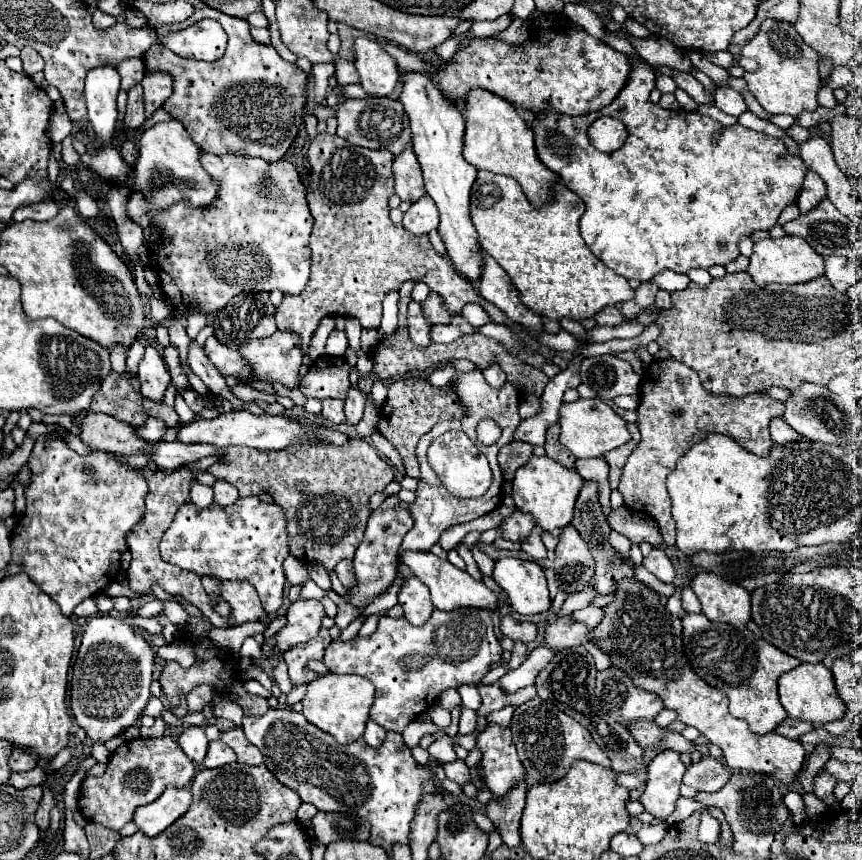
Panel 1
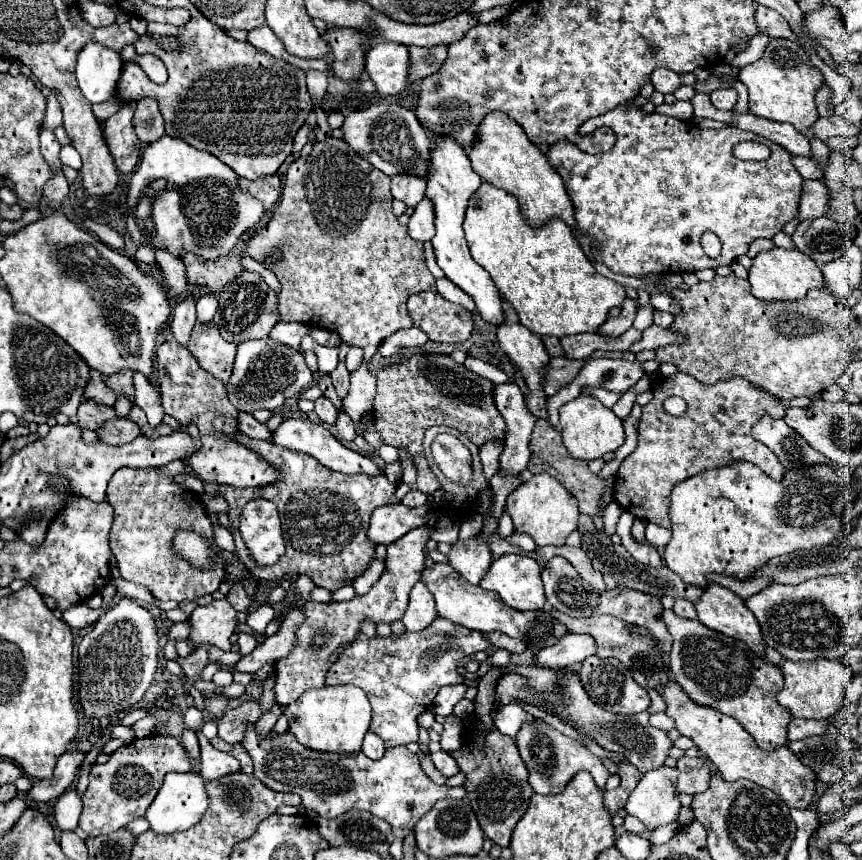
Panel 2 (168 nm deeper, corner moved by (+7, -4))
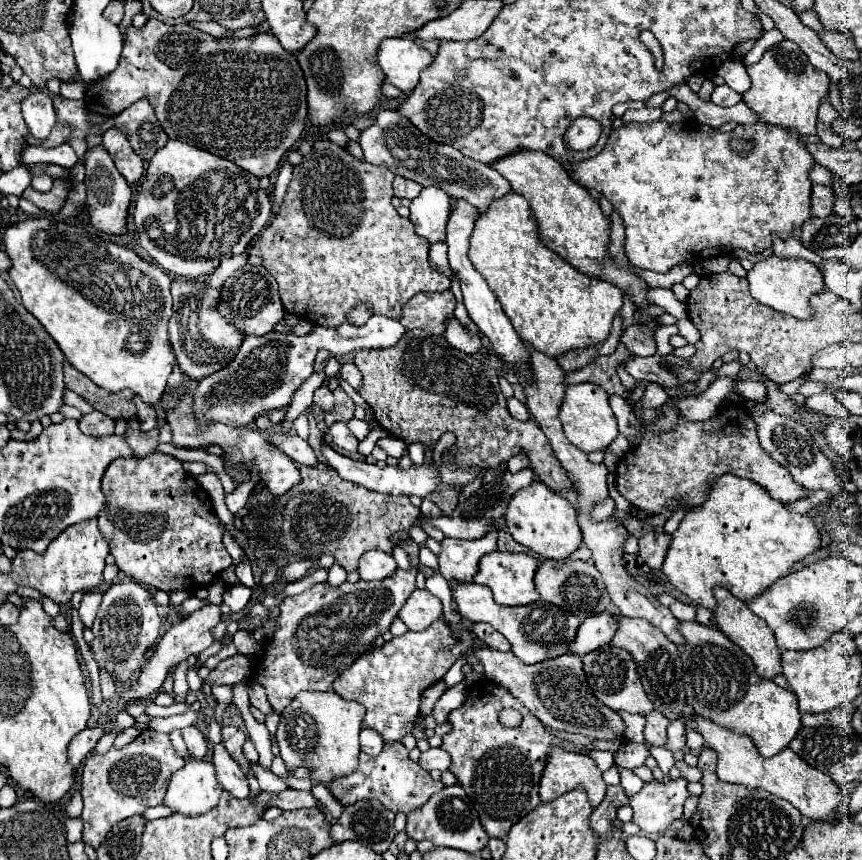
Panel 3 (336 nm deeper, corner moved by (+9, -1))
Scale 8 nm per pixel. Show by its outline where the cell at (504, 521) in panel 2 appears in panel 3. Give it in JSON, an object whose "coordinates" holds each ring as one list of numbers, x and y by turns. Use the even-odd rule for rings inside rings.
{"coordinates":[[522,452,514,457,512,457,508,461,507,469,509,471,511,471,511,473,516,473,517,471,520,471,521,469,525,468,526,466,529,467,530,463,529,463,529,460,528,460,527,456,525,455,525,453]]}

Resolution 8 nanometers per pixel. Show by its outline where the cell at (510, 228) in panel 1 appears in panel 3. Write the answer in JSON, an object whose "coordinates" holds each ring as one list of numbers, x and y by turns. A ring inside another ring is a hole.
{"coordinates":[[515,191,507,193,503,199,493,201,493,205,483,215,479,215,479,219,475,221,475,231,471,235,469,259,473,267,485,277,487,285,495,293,519,337,549,357,557,357,567,353,569,349,583,349,605,341,609,337,611,323,619,315,619,309,623,305,621,289,607,281,585,277,567,261,557,257,557,253,539,243,537,225,535,221,529,221,529,205,525,197]]}

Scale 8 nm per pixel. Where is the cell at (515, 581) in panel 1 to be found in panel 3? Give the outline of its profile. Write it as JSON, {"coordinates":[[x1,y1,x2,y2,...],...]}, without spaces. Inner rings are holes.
{"coordinates":[[493,551,493,553,487,553,485,557,479,559,479,571,475,575,475,583,487,585,493,591,493,599,499,605,505,605,505,607,529,605,529,603,539,599,537,597,537,589,533,585,533,575,535,575,537,567,539,567,539,563,531,555]]}

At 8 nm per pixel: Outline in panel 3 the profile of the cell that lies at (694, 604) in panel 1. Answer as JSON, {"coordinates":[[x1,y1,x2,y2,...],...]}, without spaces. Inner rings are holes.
{"coordinates":[[675,601,669,609,671,609,671,613,673,613,679,621,695,621,695,607,693,607,693,605]]}

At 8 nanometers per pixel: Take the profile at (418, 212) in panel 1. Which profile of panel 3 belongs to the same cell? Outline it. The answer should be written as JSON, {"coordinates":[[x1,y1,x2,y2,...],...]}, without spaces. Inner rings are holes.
{"coordinates":[[425,187,411,201,411,223,429,243,445,241,445,227,453,211,451,197,439,187]]}

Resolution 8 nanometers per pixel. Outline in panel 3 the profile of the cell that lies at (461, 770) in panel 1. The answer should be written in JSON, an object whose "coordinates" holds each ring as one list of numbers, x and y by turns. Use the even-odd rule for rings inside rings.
{"coordinates":[[429,749,429,751,421,753,419,765,421,765,425,771,439,771,439,773,443,773,443,771,449,769,449,765,451,765,451,757,449,757,447,751]]}

